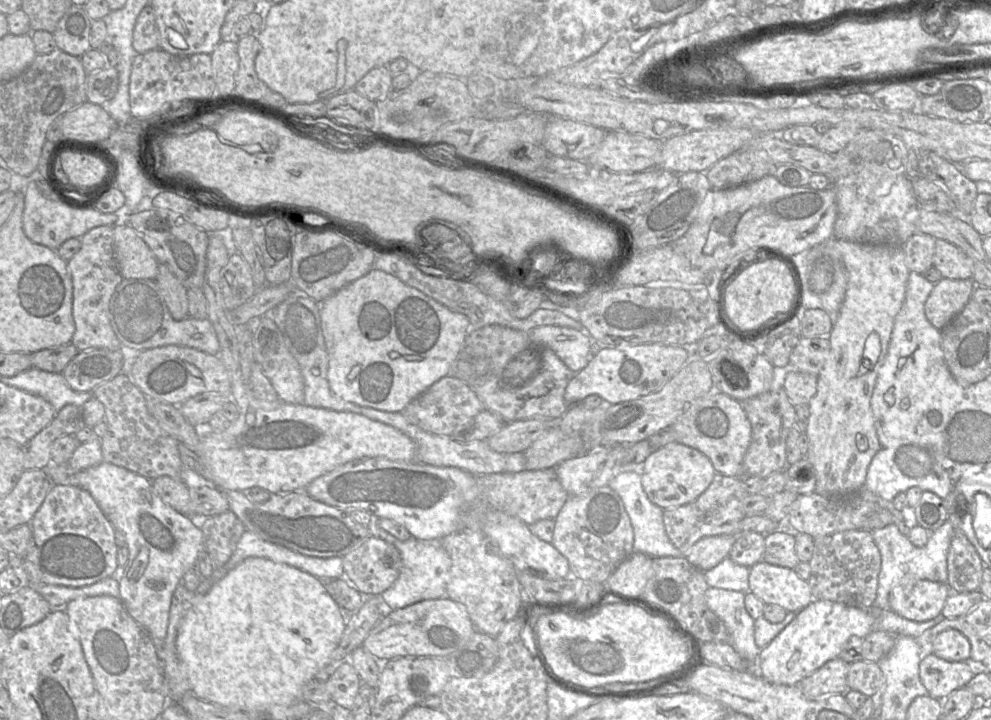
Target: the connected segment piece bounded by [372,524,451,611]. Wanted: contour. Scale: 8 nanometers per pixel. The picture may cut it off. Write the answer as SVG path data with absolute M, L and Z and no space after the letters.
M373 524L372 534L394 545L399 550L402 559L402 567L398 578L391 587L380 595L386 611L401 609L423 600L447 597L446 585L451 559L440 541L419 540L412 536L406 541L401 541L375 524Z

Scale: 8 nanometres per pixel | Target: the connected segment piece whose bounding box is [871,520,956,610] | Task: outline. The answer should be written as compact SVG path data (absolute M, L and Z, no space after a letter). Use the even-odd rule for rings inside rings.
M947 520L937 530L930 532L929 540L923 547L917 547L903 535L896 524L889 524L883 528L871 531L871 535L881 555L881 569L878 576L878 589L874 602L876 608L890 609L889 594L891 590L904 582L917 579L948 583L947 556L952 537L956 529Z

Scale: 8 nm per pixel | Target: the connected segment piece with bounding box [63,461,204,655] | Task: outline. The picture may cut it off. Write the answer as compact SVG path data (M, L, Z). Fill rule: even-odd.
M105 461L71 473L63 485L77 486L89 492L115 530L124 533L129 558L124 568L118 566L117 569L120 599L129 615L151 637L159 655L167 635L174 591L204 550L202 530L188 516L163 502L152 481Z

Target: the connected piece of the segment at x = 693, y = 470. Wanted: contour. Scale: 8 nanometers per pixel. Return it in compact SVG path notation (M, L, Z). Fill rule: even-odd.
M674 441L656 449L643 462L642 487L655 505L663 510L696 500L711 484L716 471L710 459L700 451Z

